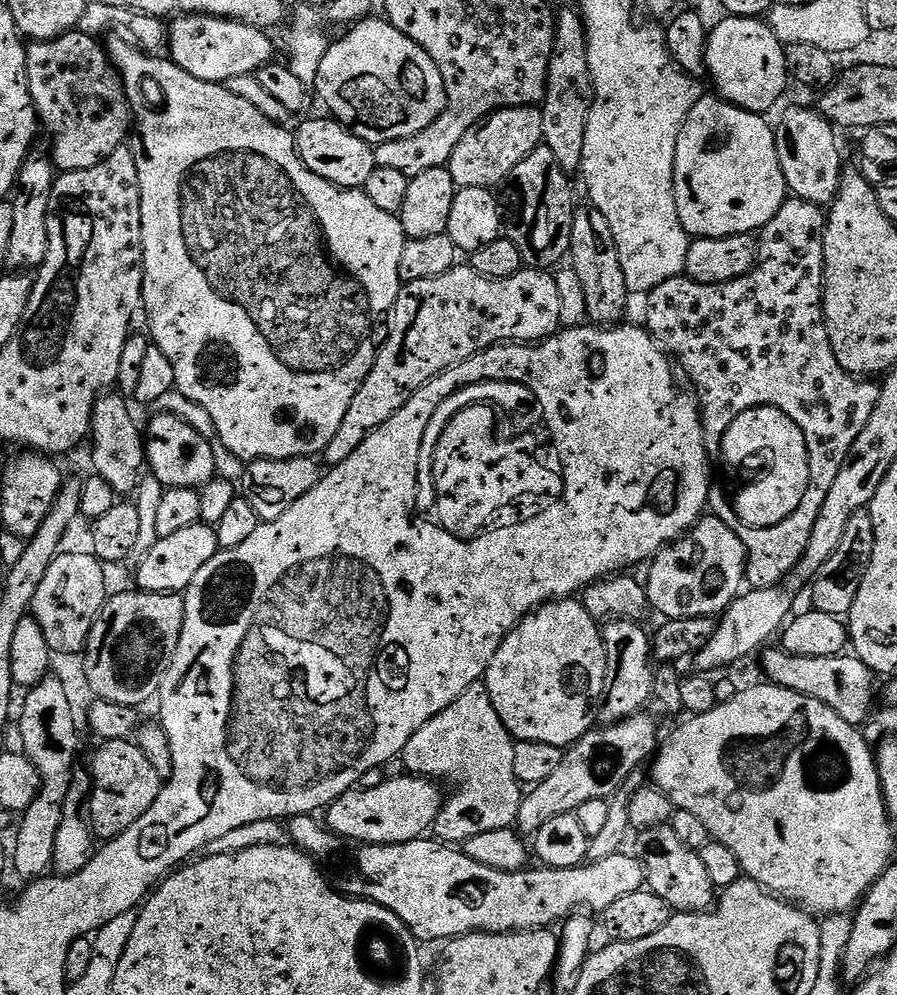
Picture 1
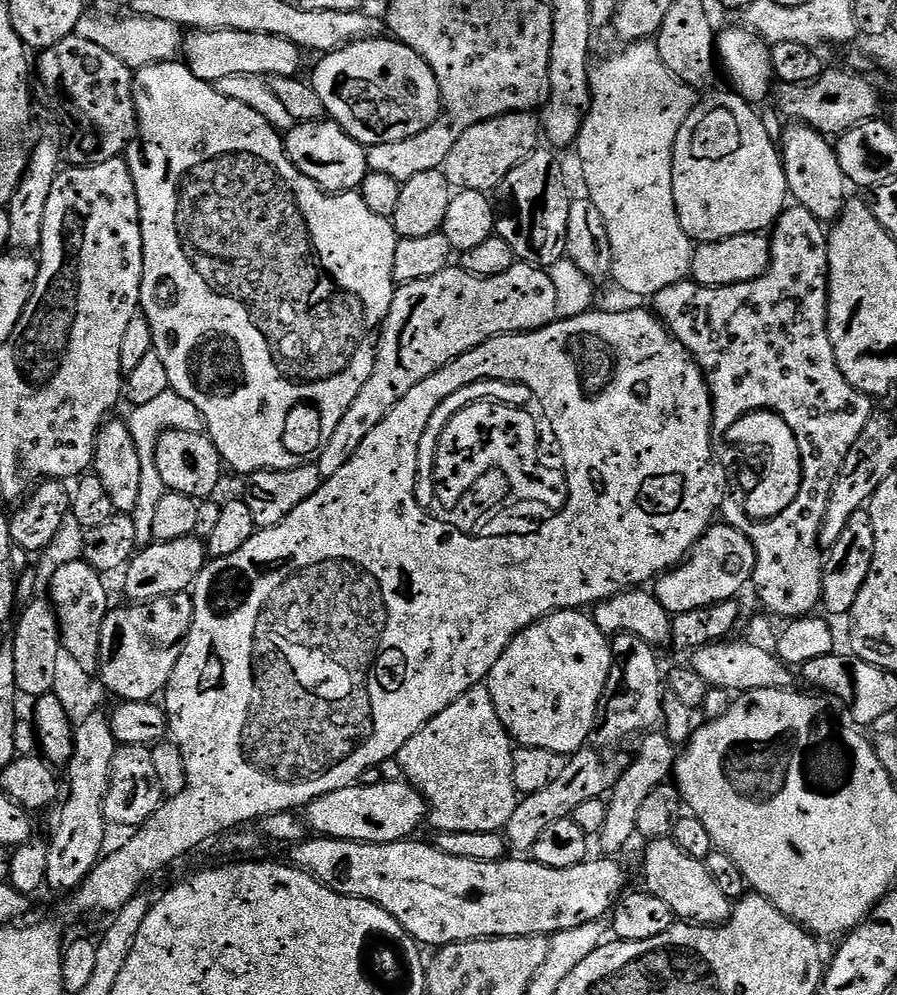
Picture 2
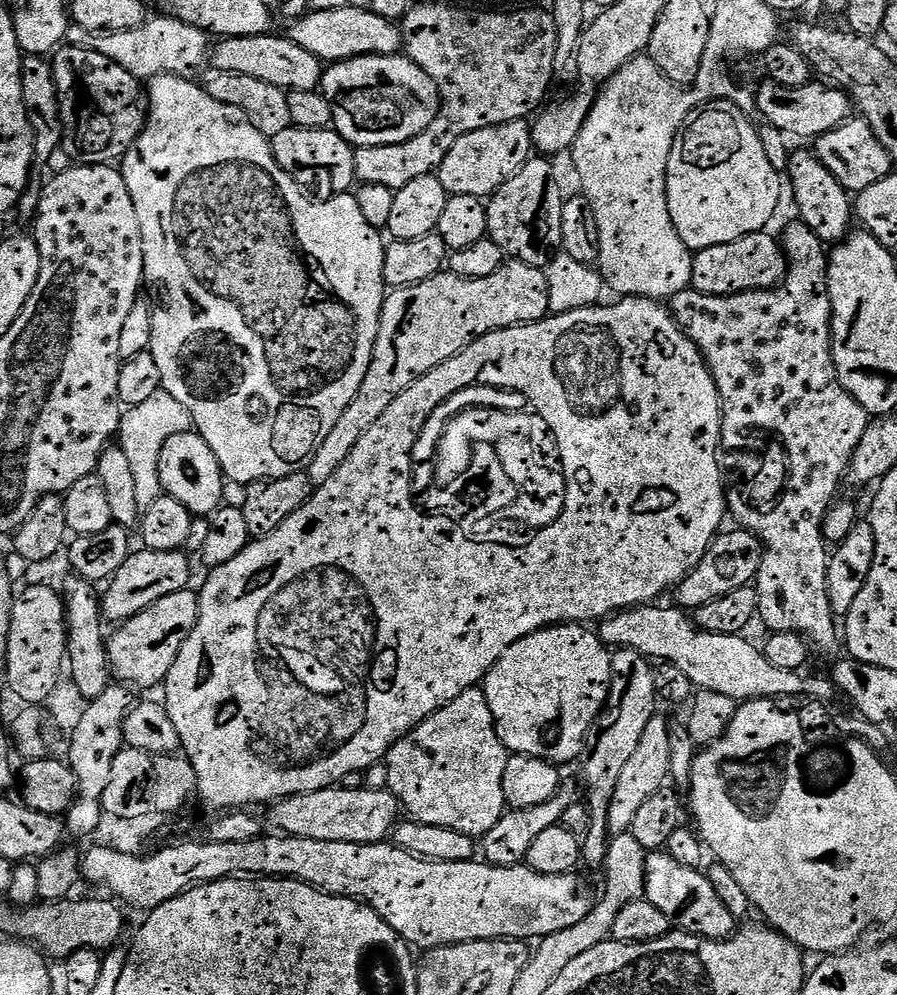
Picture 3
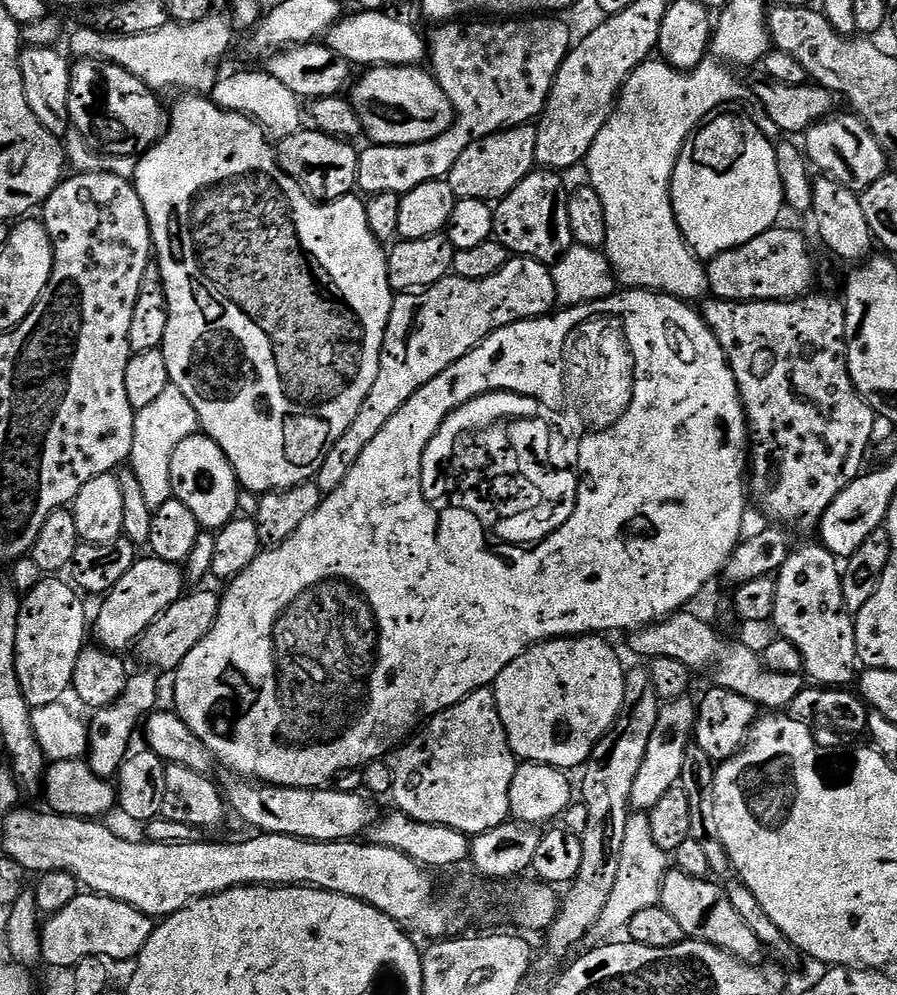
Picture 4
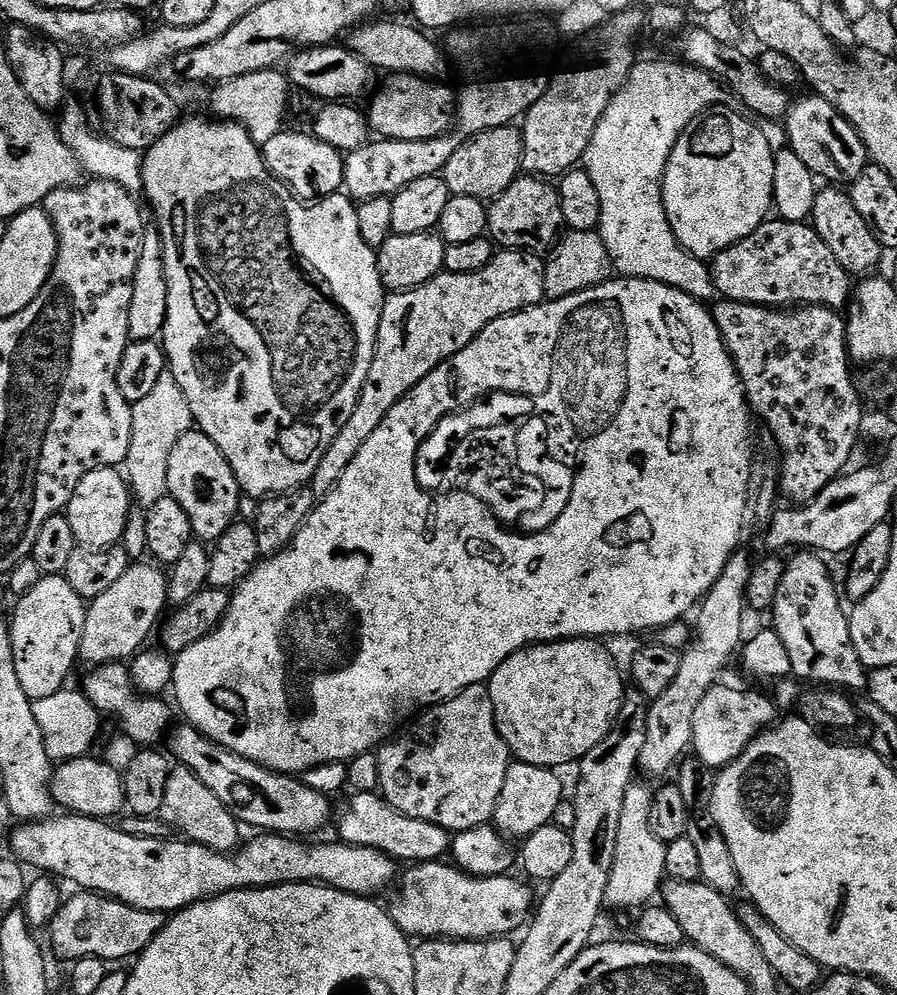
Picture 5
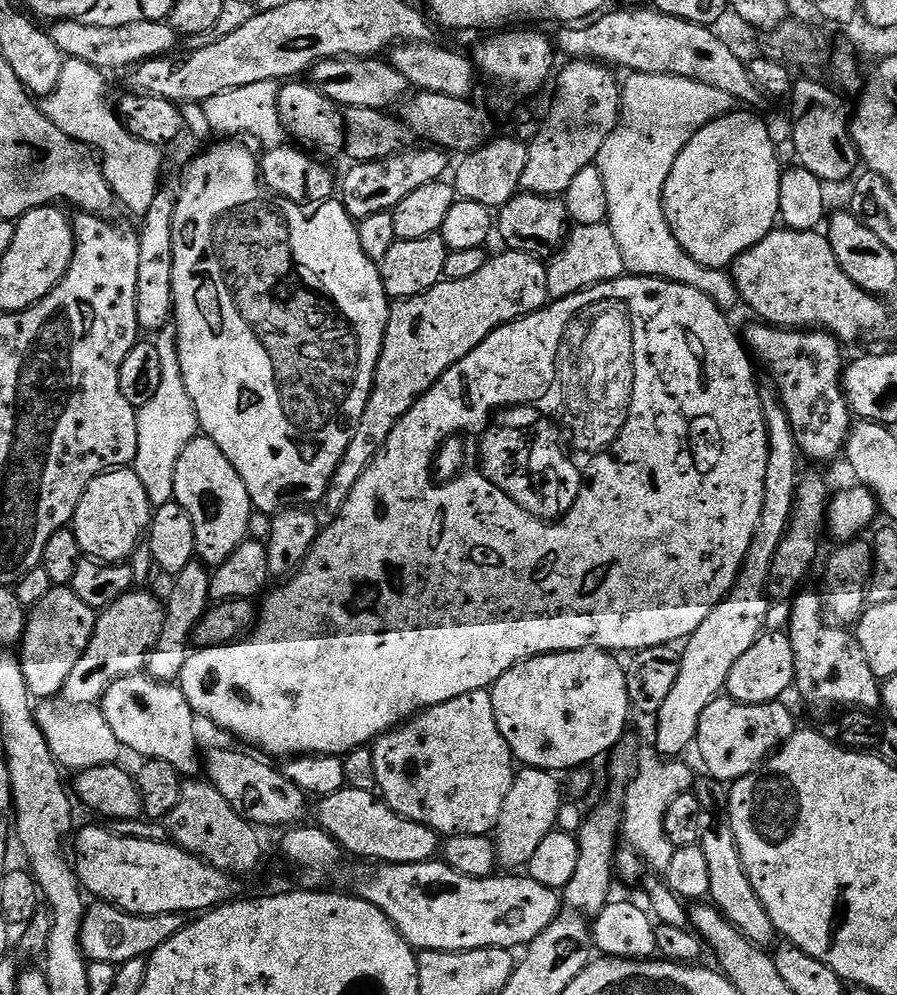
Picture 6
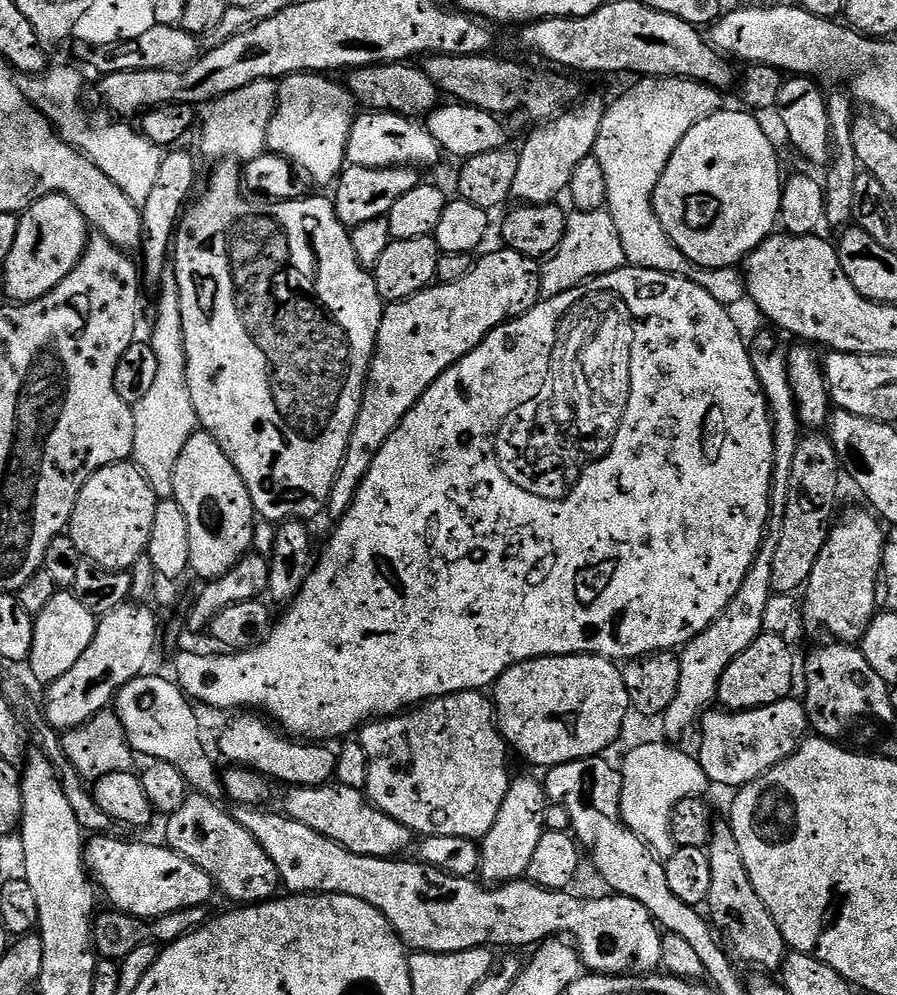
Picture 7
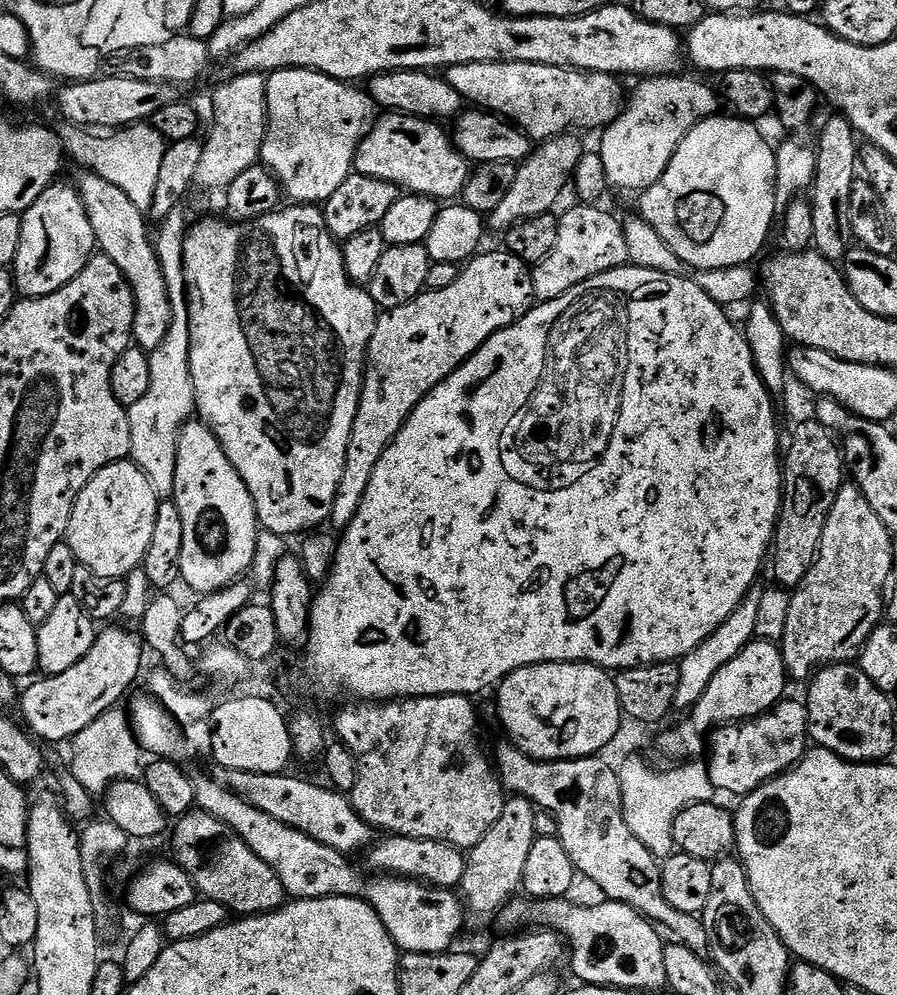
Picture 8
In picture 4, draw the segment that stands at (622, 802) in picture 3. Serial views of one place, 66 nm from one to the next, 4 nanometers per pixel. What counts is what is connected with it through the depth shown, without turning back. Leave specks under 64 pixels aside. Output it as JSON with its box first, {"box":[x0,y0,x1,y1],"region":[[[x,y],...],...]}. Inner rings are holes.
{"box":[629,698,697,810],"region":[[[688,698],[669,700],[661,707],[658,722],[654,722],[654,730],[650,734],[650,740],[646,742],[646,750],[641,765],[638,766],[638,772],[634,774],[633,786],[629,794],[629,801],[633,809],[647,810],[651,808],[654,802],[658,802],[658,798],[662,798],[662,794],[666,794],[666,790],[677,787],[681,783],[680,775],[684,772],[684,755],[687,754],[688,744],[690,748],[690,741],[694,736],[697,711],[697,705],[691,704]]]}

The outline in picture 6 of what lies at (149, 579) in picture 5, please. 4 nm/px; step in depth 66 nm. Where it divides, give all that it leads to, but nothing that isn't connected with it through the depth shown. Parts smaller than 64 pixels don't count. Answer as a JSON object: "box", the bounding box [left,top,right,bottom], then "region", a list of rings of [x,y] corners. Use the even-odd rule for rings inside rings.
{"box":[62,590,164,705],"region":[[[133,590],[118,598],[110,607],[103,609],[96,617],[94,634],[82,654],[78,658],[78,666],[70,670],[70,678],[66,678],[62,700],[65,704],[95,705],[104,692],[118,678],[135,676],[145,671],[148,653],[158,642],[162,634],[164,621],[164,604],[156,596],[148,592]]]}

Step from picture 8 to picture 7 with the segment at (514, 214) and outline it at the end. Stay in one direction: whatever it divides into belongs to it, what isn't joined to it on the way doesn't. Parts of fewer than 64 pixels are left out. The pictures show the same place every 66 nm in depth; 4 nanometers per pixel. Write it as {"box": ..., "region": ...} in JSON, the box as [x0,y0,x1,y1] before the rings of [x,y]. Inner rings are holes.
{"box":[512,100,606,204],"region":[[[600,100],[577,103],[571,110],[565,110],[554,120],[539,125],[540,128],[519,149],[518,175],[514,178],[512,196],[520,204],[551,204],[556,195],[569,187],[575,167],[587,156],[593,155],[600,138],[600,123],[606,111],[606,104]]]}

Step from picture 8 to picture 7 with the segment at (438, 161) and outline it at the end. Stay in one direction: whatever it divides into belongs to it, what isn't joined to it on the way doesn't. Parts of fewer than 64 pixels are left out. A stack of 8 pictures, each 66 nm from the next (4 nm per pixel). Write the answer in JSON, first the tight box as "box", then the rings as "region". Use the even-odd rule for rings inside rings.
{"box":[347,110,442,167],"region":[[[368,110],[359,113],[347,144],[347,163],[353,167],[430,166],[436,163],[440,156],[442,157],[442,149],[425,125],[411,117],[394,115],[392,112]]]}

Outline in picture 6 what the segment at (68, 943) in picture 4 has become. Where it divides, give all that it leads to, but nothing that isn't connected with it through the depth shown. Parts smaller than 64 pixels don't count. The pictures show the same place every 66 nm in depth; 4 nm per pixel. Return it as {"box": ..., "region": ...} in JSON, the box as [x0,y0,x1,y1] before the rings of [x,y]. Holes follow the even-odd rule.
{"box":[80,902,186,965],"region":[[[96,902],[85,911],[84,921],[80,926],[80,949],[89,961],[110,962],[122,965],[131,959],[147,958],[162,942],[174,938],[178,930],[186,923],[185,917],[179,912],[158,914],[157,916],[135,916],[115,908],[112,904]]]}

